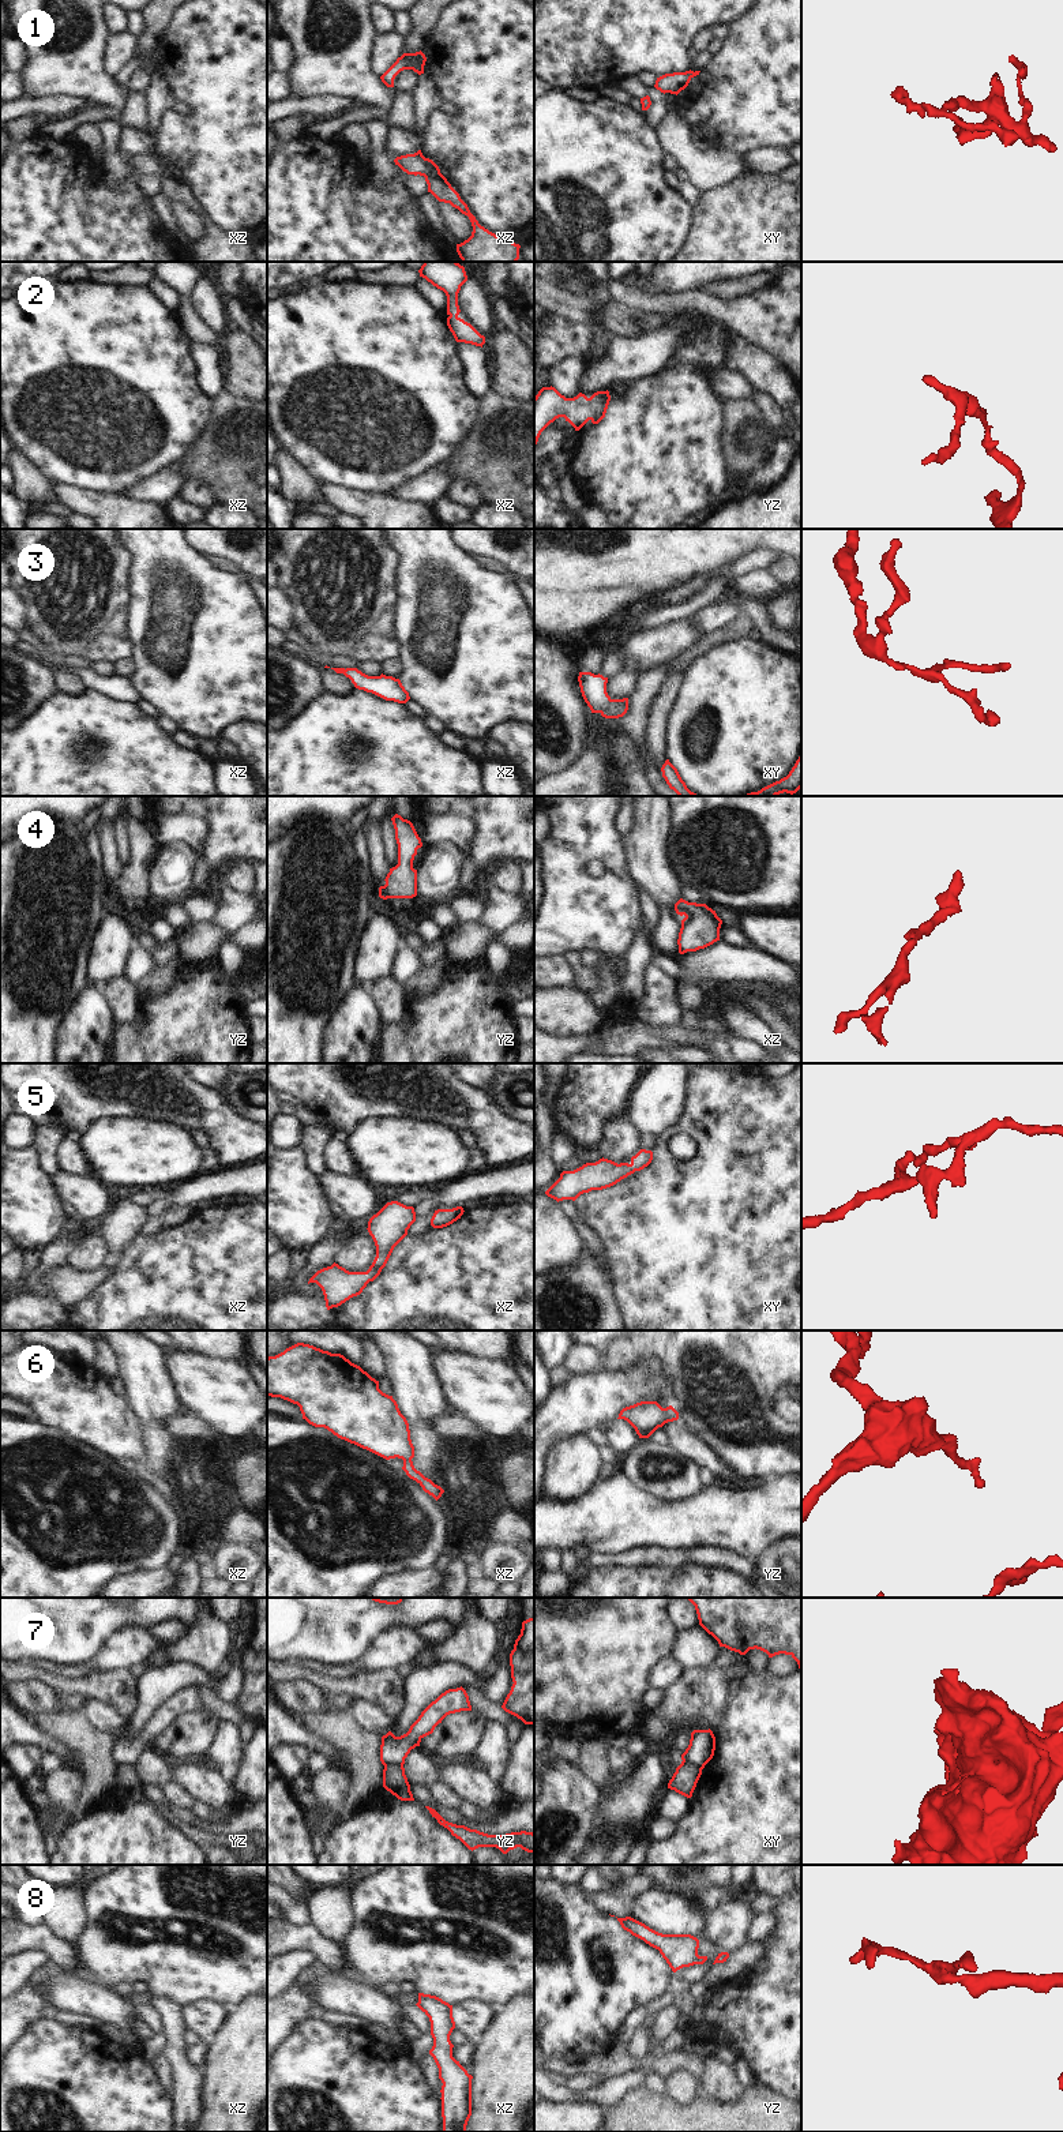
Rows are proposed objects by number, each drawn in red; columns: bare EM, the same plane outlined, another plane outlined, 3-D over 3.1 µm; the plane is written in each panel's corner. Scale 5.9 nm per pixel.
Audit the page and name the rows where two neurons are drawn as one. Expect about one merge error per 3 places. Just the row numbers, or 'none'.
1, 7

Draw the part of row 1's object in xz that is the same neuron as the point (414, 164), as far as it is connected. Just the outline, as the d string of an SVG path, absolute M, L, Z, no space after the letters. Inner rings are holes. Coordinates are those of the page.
M418 150L414 154L397 157L394 162L407 174L414 174L414 176L420 174L424 177L429 174L429 168L425 162L425 157L422 155L421 150Z

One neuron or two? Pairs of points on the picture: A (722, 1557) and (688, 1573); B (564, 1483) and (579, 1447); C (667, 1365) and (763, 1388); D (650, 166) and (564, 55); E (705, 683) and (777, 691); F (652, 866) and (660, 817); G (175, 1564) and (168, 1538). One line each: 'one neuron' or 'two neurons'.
A: two neurons
B: one neuron
C: one neuron
D: two neurons
E: one neuron
F: one neuron
G: two neurons

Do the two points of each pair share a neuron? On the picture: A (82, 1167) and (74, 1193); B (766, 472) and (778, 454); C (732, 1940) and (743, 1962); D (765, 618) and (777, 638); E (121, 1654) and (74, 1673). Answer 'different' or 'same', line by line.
A: different
B: same
C: different
D: same
E: same

